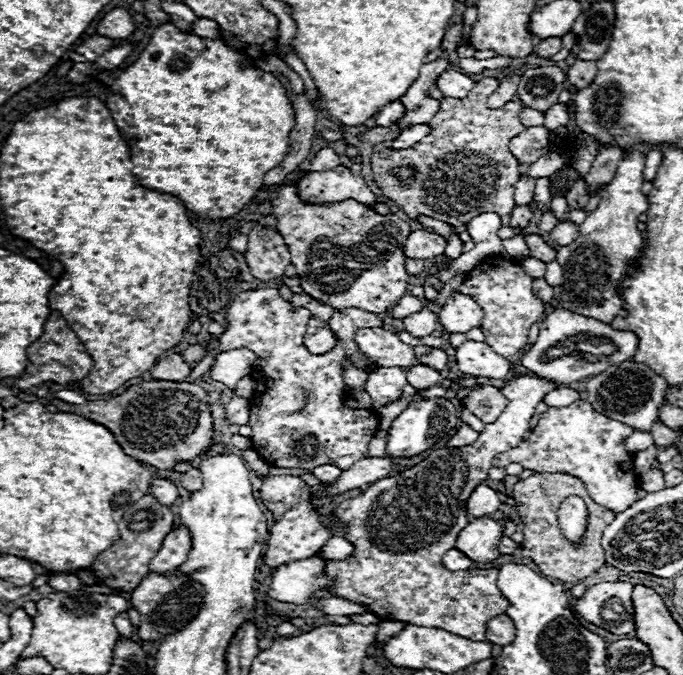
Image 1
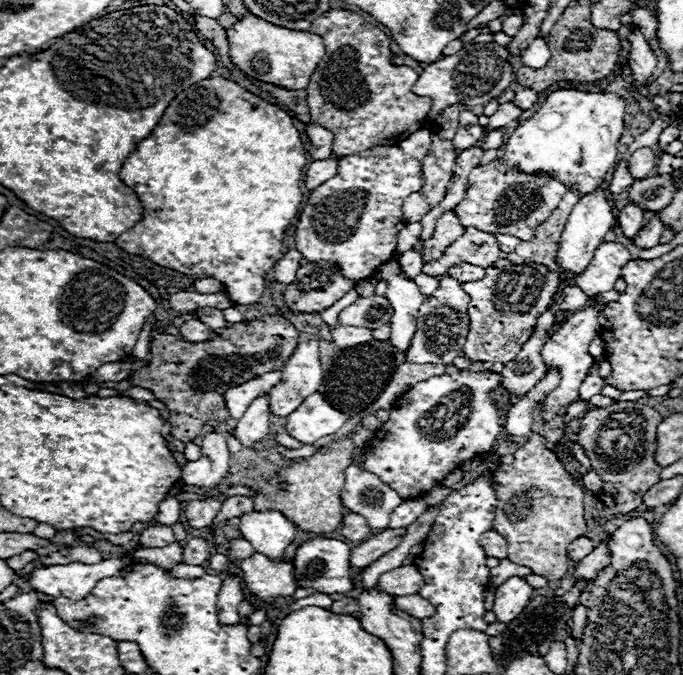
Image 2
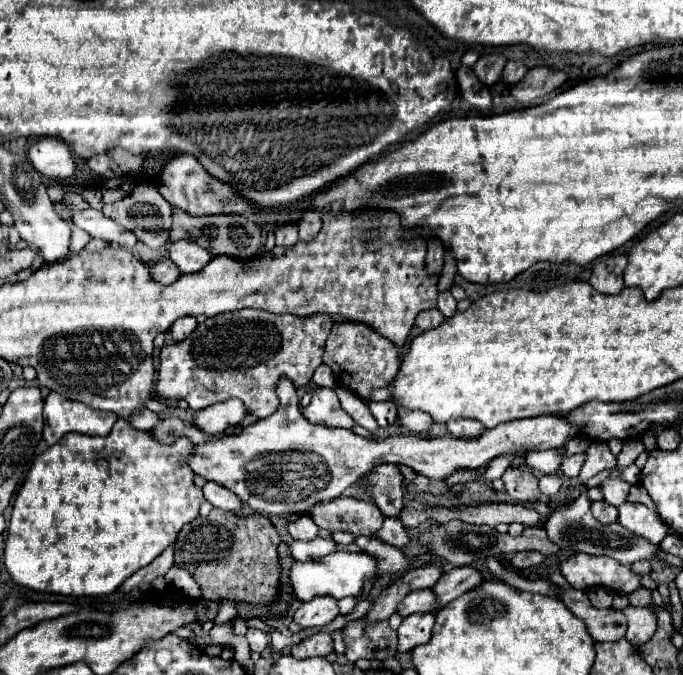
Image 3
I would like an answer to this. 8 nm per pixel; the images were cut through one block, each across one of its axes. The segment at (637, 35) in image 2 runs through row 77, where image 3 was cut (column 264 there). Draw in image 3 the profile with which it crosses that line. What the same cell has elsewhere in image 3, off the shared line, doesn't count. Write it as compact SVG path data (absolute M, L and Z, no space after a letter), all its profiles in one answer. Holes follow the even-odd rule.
M248 628L246 640L248 640L248 644L250 644L250 650L254 650L254 652L264 652L264 650L268 648L268 636L266 636L266 632L262 632L262 630Z

